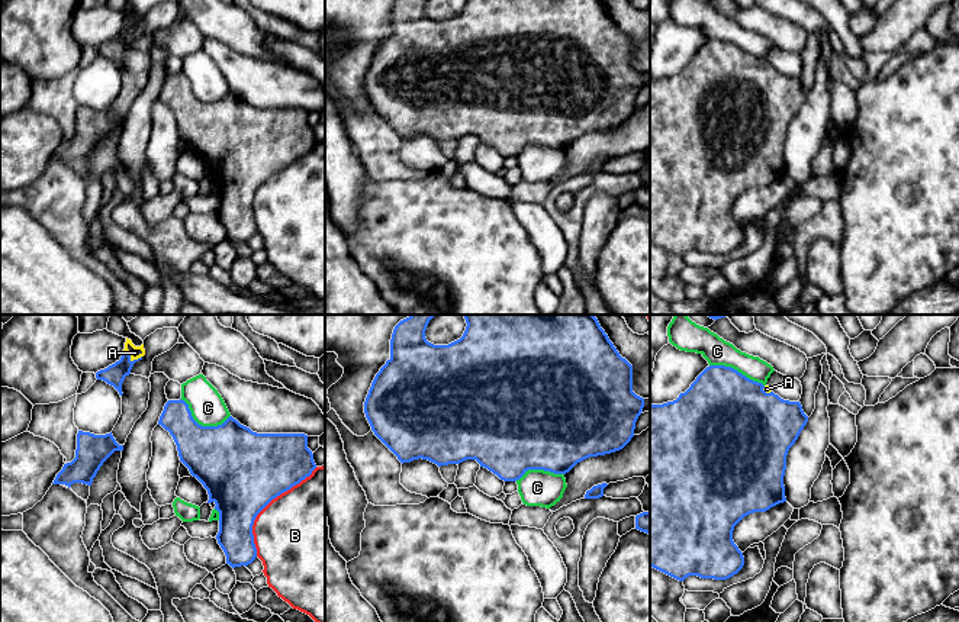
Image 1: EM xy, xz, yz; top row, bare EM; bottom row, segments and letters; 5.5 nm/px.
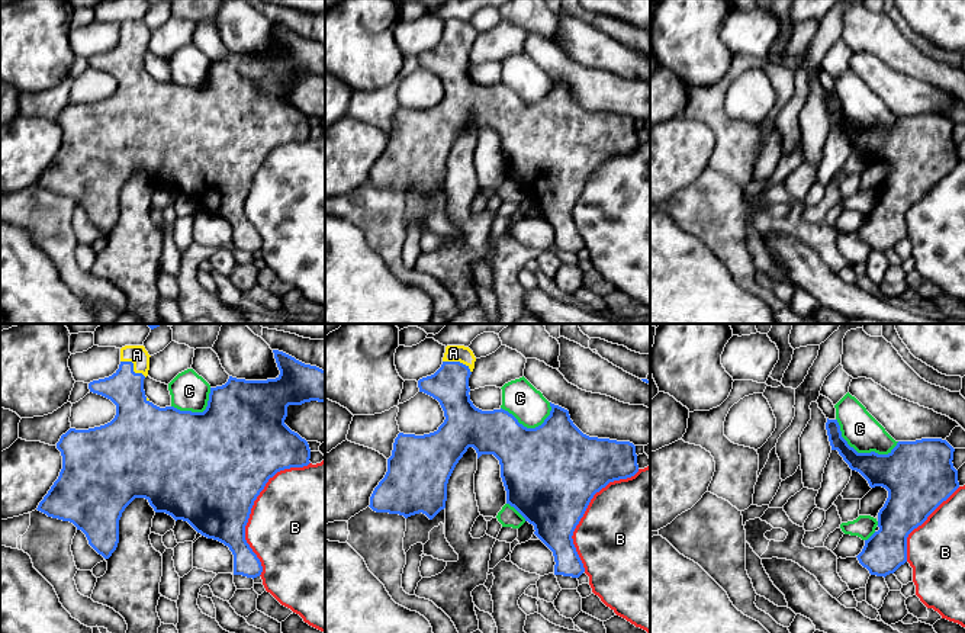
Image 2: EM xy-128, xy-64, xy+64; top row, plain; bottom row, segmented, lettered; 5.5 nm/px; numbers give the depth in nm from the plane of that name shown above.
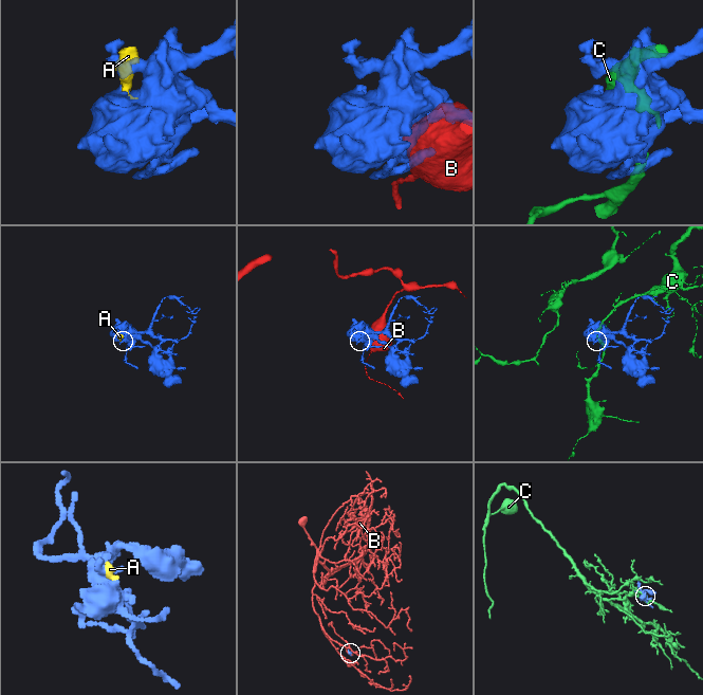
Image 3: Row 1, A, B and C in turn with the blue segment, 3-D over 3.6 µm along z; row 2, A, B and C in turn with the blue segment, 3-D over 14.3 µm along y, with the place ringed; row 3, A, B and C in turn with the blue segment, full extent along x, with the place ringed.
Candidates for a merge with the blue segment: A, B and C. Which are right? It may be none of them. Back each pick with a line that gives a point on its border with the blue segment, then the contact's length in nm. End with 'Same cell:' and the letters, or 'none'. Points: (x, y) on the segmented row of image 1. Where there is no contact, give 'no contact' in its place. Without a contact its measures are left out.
A: xy (134, 360) | 110 nm
Same cell: A

